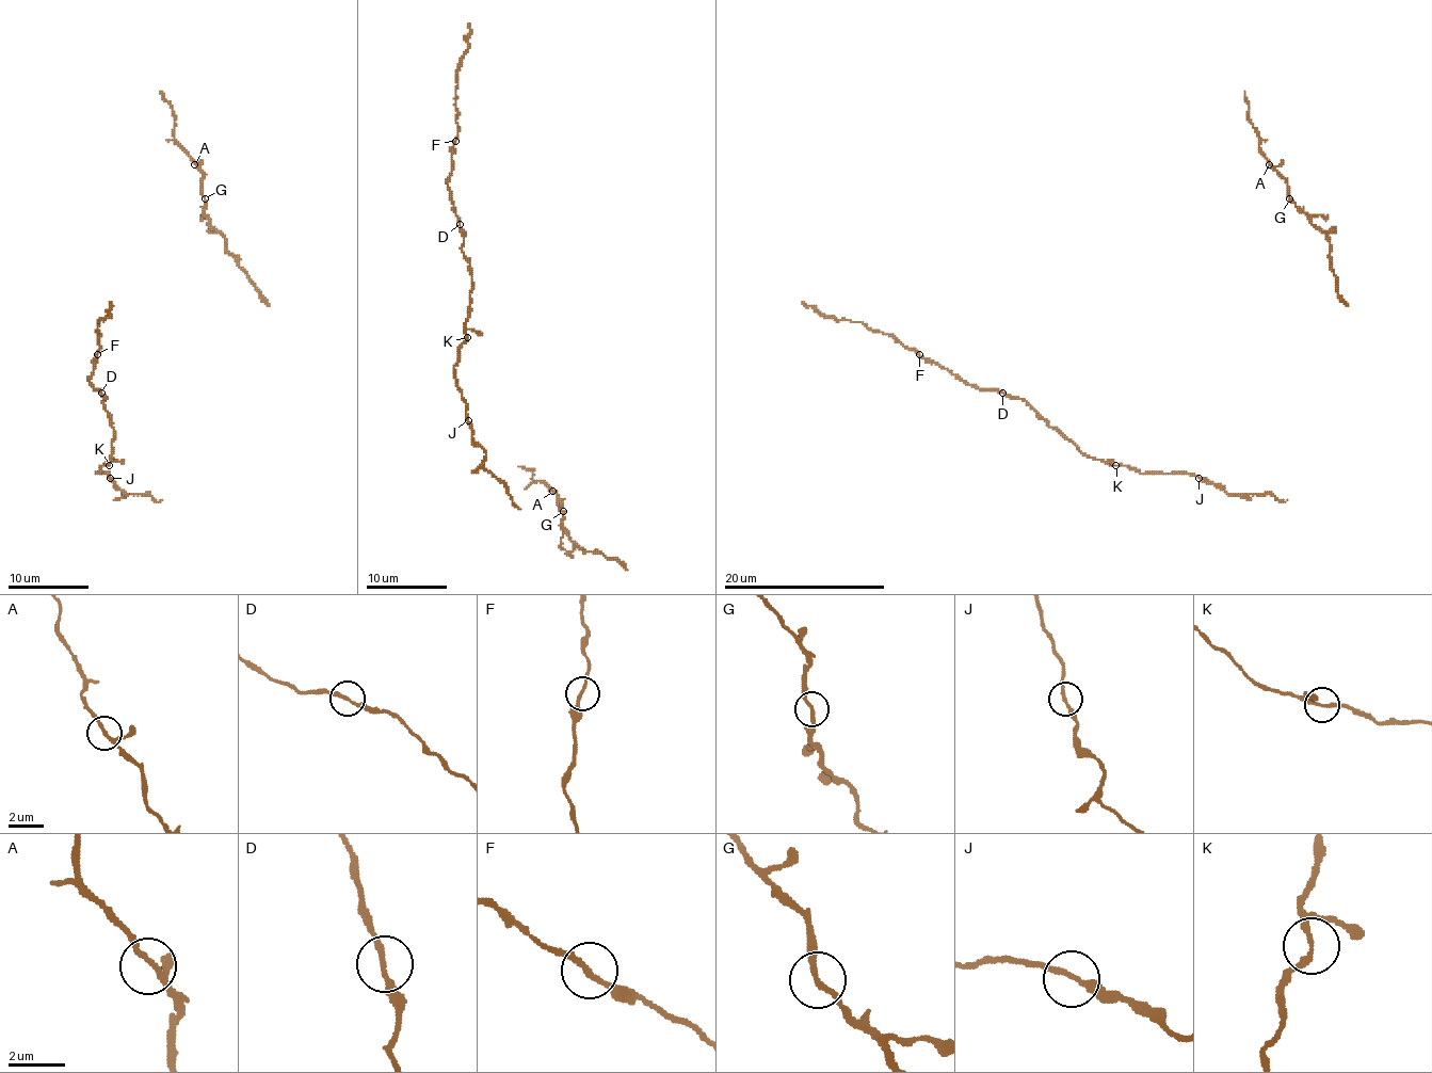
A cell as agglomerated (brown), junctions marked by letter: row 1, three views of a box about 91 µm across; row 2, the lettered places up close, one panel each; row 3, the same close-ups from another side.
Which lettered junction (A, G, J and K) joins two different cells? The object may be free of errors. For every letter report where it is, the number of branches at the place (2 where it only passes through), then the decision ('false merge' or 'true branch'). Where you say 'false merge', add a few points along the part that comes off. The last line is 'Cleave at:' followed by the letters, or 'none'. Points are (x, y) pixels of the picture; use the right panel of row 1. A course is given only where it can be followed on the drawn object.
A: (1269, 164) | 3 | true branch
G: (1289, 198) | 2 | true branch
J: (1199, 478) | 2 | true branch
K: (1115, 465) | 3 | true branch
Cleave at: none

